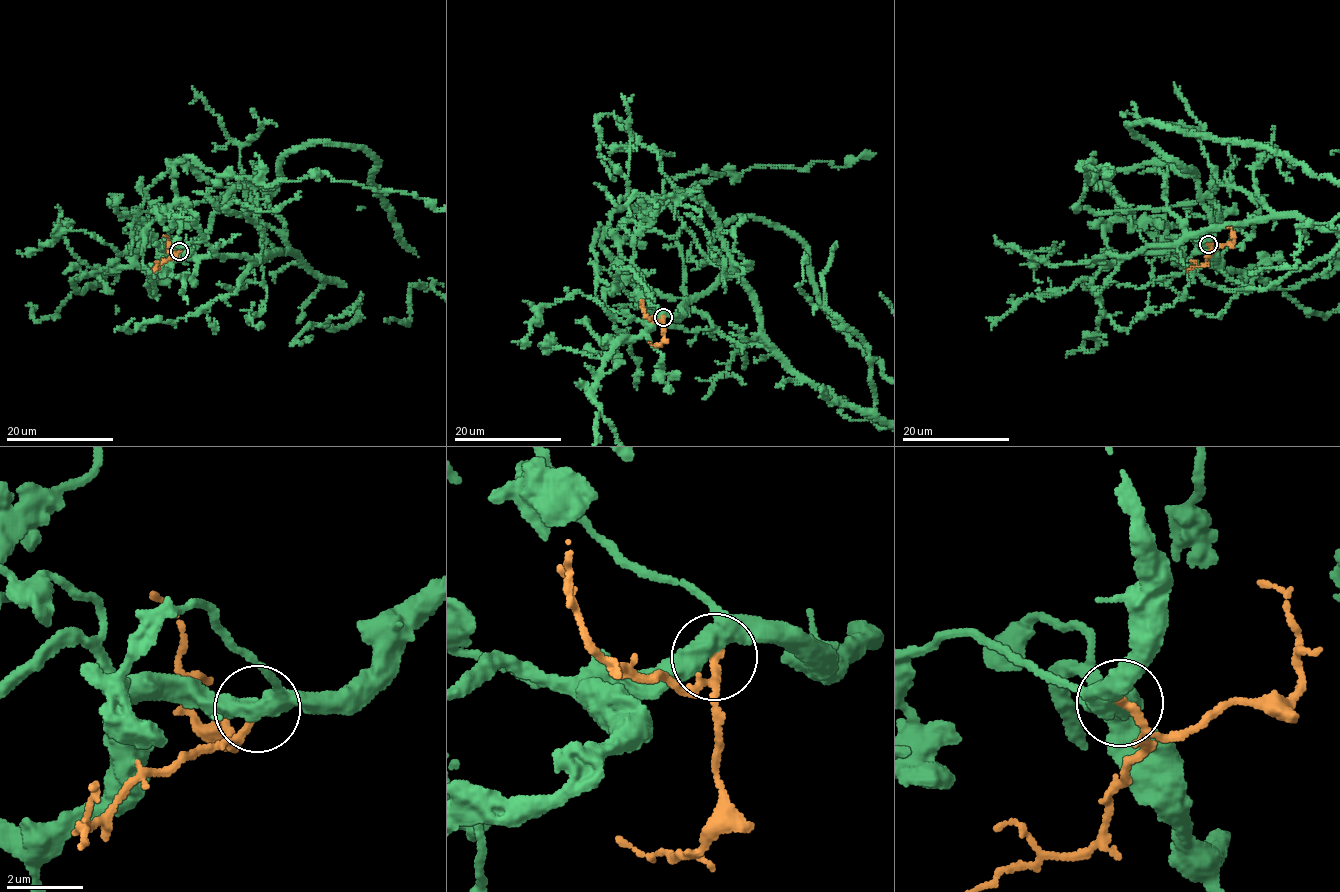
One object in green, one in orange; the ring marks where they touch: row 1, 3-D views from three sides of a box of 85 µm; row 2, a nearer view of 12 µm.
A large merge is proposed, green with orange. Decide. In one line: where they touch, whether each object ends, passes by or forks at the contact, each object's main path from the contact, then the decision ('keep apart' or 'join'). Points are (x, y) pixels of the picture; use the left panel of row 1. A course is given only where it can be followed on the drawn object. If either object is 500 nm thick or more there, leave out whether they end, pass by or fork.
place (179, 251); green forks; orange ends; course orange (178, 252), (174, 257), (164, 235); keep apart

